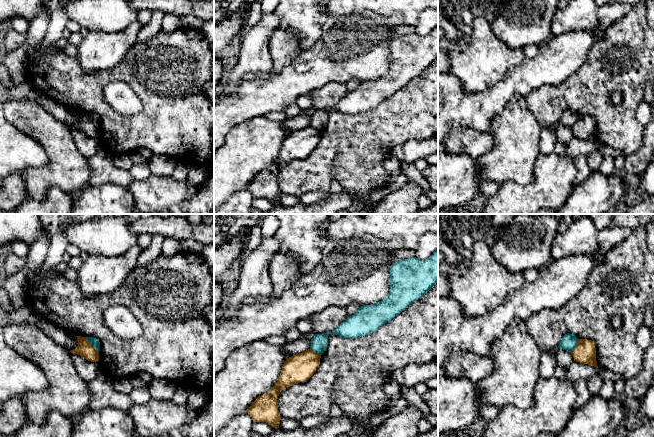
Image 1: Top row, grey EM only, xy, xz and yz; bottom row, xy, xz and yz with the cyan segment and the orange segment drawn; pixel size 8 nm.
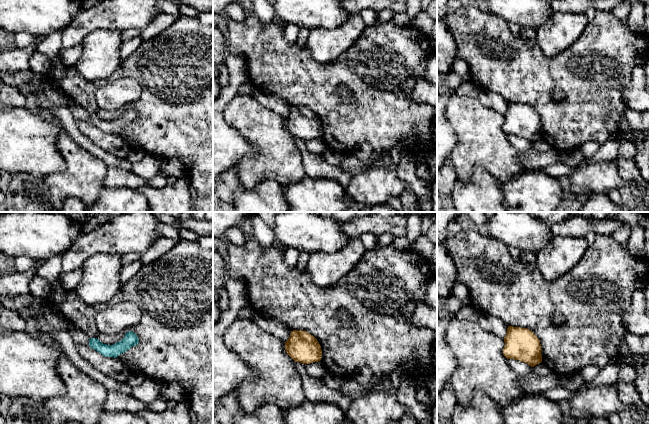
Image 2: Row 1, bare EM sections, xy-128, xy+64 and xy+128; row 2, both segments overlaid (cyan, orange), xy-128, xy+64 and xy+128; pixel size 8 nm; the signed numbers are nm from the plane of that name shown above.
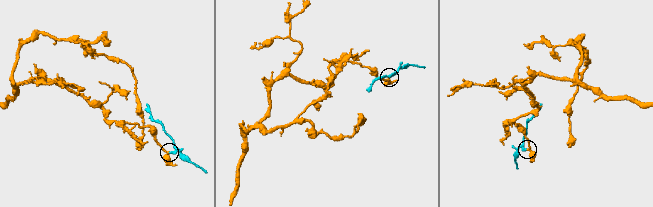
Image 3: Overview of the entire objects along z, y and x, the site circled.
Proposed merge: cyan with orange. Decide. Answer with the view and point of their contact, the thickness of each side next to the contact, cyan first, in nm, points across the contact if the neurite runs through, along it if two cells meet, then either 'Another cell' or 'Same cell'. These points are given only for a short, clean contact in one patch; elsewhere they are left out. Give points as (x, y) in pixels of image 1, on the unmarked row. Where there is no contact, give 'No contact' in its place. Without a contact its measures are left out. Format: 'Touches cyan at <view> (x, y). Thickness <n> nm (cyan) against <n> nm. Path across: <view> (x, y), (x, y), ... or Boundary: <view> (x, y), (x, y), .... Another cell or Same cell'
Touches cyan at xy (91, 120). Thickness 70 nm (cyan) against 120 nm. Boundary: xy (85, 113), (98, 129). Another cell

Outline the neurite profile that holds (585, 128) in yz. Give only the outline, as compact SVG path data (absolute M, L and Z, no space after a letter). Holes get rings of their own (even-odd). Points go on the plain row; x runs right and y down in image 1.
M579 115L575 125L571 128L574 137L597 143L595 119L588 115Z

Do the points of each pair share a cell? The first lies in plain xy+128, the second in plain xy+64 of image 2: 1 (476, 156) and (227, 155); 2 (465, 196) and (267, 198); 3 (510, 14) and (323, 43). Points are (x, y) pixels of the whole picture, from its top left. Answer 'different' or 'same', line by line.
1: different
2: same
3: different

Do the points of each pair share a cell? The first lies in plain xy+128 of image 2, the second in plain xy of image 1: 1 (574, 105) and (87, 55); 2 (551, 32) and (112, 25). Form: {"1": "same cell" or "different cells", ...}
{"1": "different cells", "2": "different cells"}

